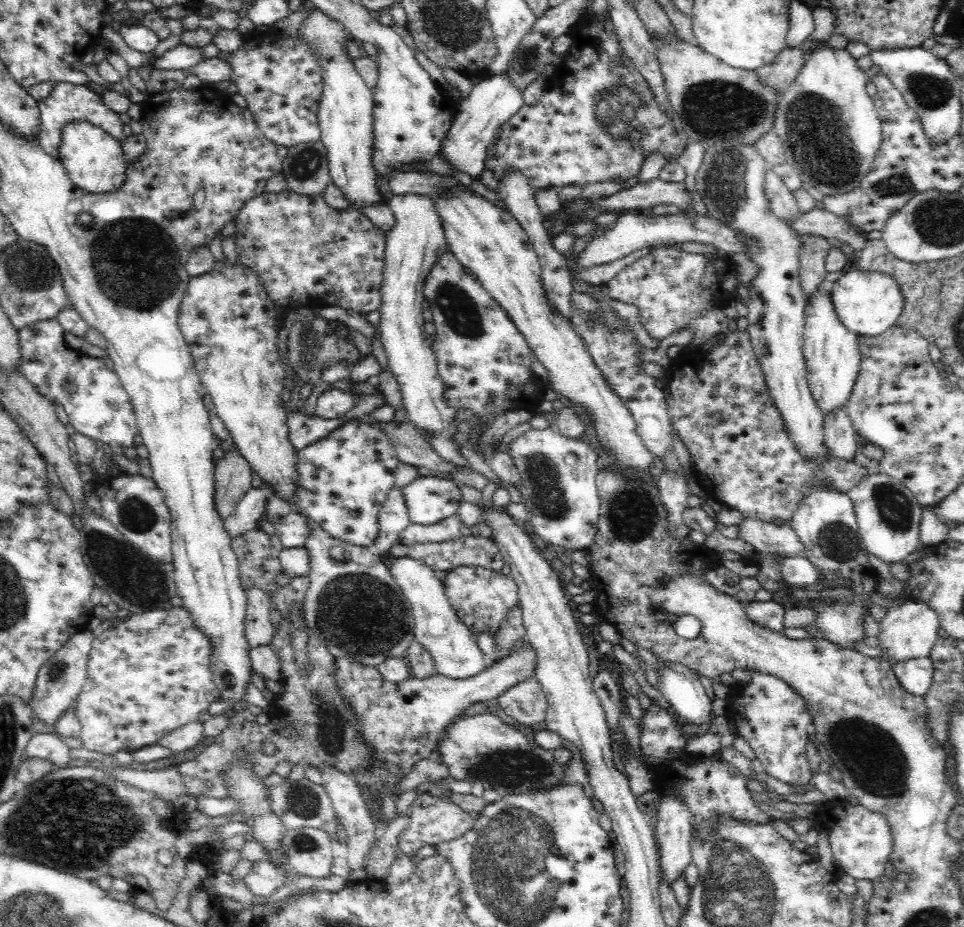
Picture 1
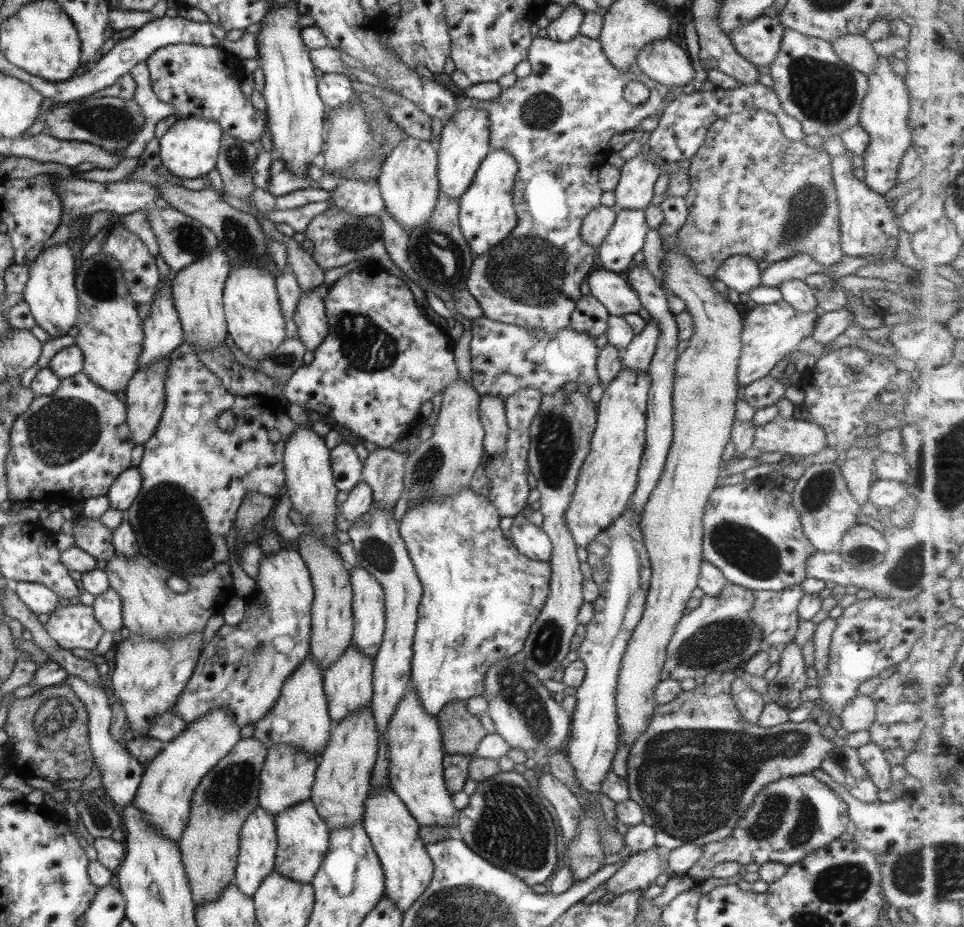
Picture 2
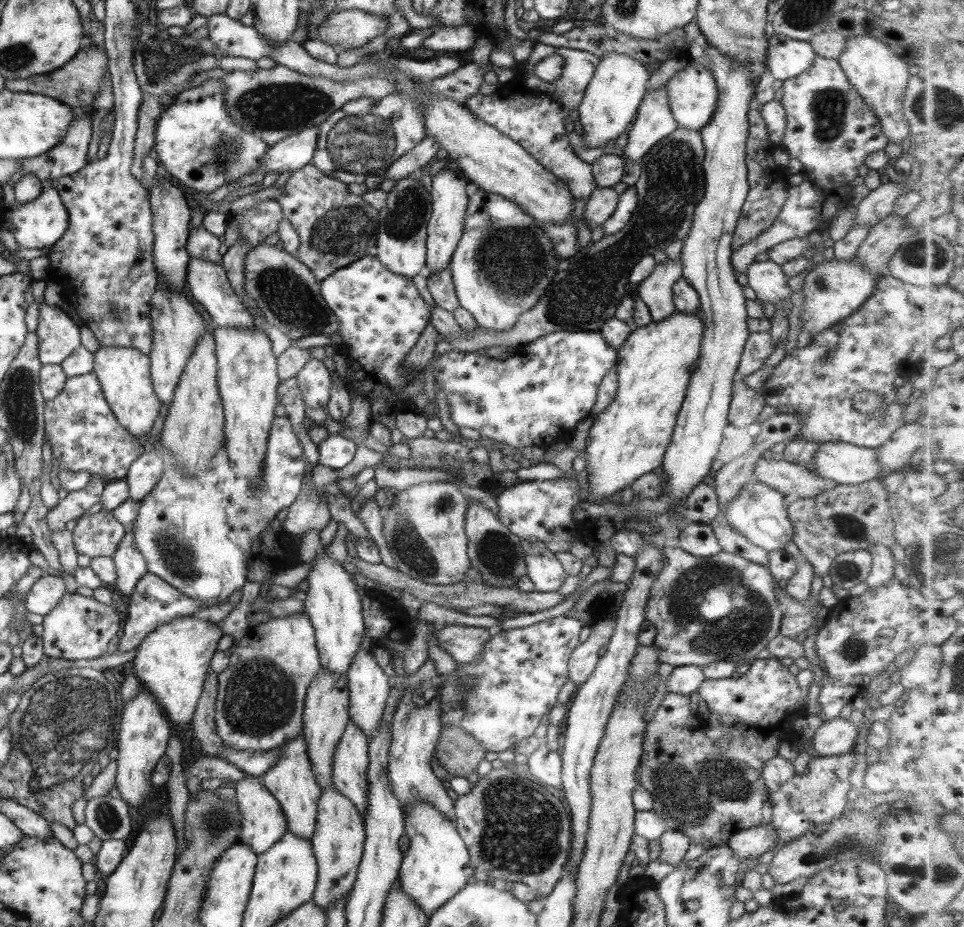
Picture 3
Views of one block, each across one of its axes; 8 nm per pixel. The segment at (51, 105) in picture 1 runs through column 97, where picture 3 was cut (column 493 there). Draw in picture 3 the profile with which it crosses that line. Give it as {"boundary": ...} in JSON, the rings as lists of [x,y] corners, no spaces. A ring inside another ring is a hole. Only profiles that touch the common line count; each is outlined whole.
{"boundary":[[[535,42],[527,60],[520,63],[519,67],[517,67],[517,63],[514,64],[513,67],[517,68],[517,75],[515,75],[509,83],[498,86],[495,93],[482,95],[477,92],[473,95],[469,95],[469,97],[465,99],[465,107],[467,107],[475,117],[479,117],[484,124],[489,124],[489,126],[519,144],[529,156],[532,156],[543,168],[547,169],[547,172],[550,172],[559,182],[566,184],[569,194],[575,201],[586,201],[591,191],[597,186],[592,177],[590,164],[580,160],[575,153],[573,153],[567,140],[563,120],[571,114],[571,110],[575,110],[579,106],[579,102],[584,95],[585,87],[587,87],[587,83],[591,80],[595,72],[595,65],[598,62],[599,59],[590,52],[554,47]],[[551,54],[563,57],[563,70],[559,75],[559,79],[547,83],[537,78],[534,67],[541,59]]]}

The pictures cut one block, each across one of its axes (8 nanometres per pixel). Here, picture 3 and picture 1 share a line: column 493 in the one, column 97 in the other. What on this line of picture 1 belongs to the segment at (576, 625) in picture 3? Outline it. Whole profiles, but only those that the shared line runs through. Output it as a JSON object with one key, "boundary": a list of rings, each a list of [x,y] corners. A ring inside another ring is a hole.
{"boundary":[[[173,606],[170,610],[160,609],[139,614],[130,614],[125,619],[118,618],[116,624],[112,625],[108,630],[96,634],[92,639],[85,664],[87,668],[87,679],[72,708],[81,724],[81,735],[79,738],[83,742],[83,748],[106,755],[112,754],[117,750],[127,750],[133,753],[143,746],[156,743],[159,738],[180,728],[180,726],[188,724],[190,721],[198,720],[198,714],[203,710],[207,710],[211,702],[220,698],[220,690],[216,687],[216,683],[212,681],[212,656],[214,656],[214,645],[212,645],[210,637],[196,625],[194,615],[186,610],[184,606]]]}

